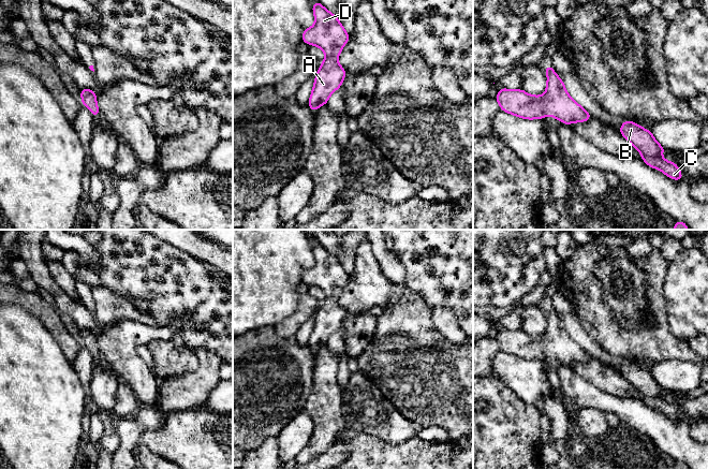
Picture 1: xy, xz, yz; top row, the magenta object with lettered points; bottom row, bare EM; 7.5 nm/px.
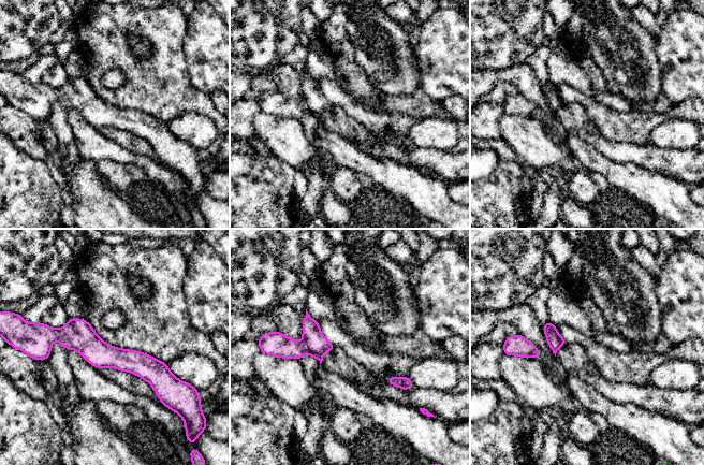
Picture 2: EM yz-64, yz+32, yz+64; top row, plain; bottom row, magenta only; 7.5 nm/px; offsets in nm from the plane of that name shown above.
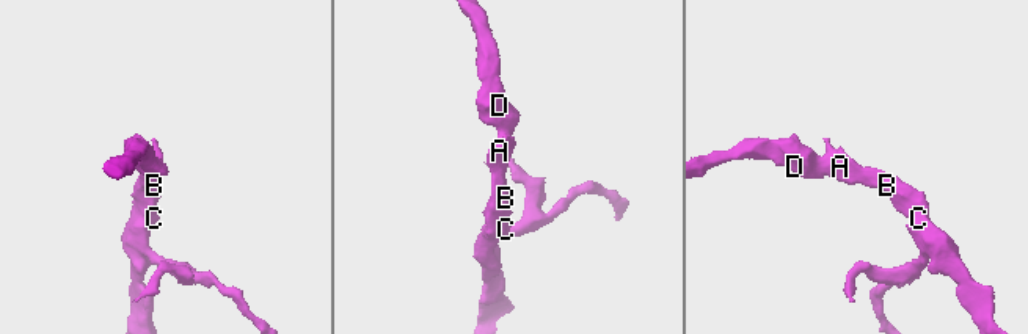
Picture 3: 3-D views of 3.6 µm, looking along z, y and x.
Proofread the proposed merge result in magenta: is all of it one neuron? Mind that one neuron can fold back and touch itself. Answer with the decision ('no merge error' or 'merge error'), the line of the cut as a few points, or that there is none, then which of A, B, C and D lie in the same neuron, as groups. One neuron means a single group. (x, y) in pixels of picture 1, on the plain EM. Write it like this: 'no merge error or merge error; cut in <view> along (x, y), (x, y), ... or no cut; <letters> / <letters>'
no merge error; no cut; A B C D

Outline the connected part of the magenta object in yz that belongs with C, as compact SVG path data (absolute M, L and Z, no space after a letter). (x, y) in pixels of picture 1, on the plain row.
M626 361L622 363L620 373L640 393L641 399L647 406L663 412L674 421L684 420L676 403L669 402L661 397L661 394L667 390L655 381L651 371L631 361Z

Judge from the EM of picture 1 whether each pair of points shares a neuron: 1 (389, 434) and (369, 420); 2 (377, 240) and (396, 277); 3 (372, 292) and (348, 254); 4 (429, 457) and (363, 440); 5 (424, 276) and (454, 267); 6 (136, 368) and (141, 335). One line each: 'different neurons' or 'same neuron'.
1: same neuron
2: same neuron
3: different neurons
4: same neuron
5: same neuron
6: same neuron

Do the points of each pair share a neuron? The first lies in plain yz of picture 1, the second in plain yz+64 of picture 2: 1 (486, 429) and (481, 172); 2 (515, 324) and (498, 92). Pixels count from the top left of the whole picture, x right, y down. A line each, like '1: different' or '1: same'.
1: different
2: same

